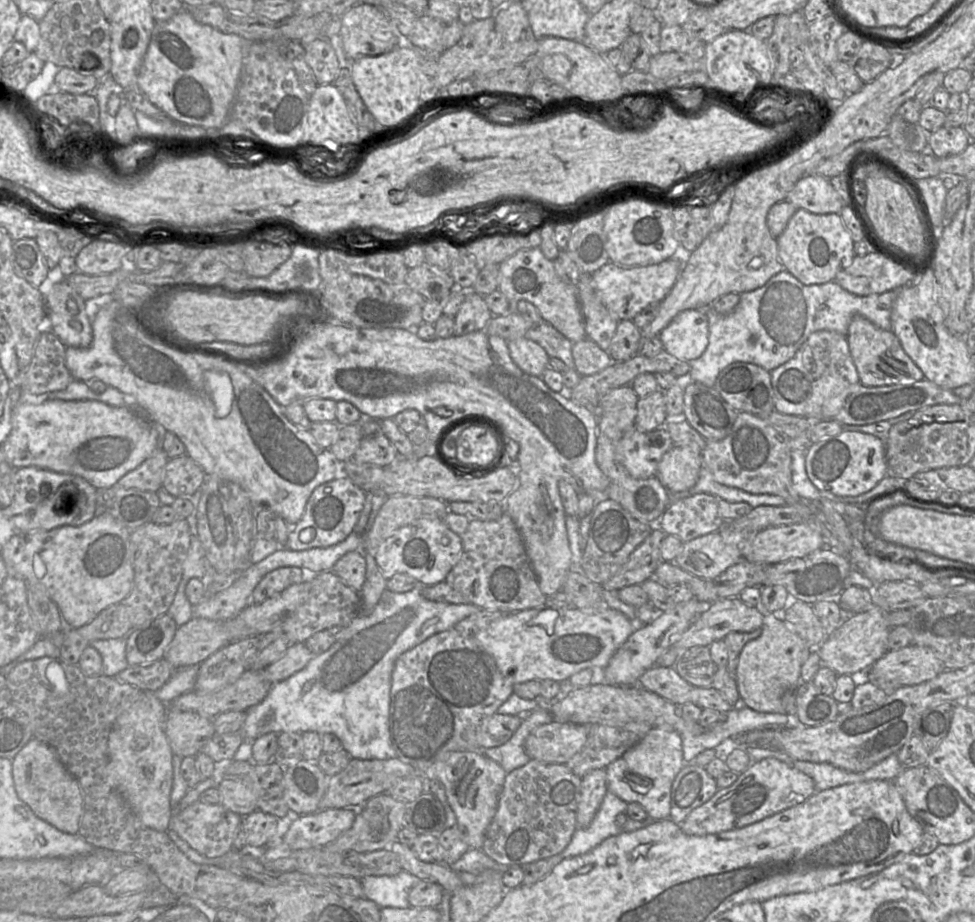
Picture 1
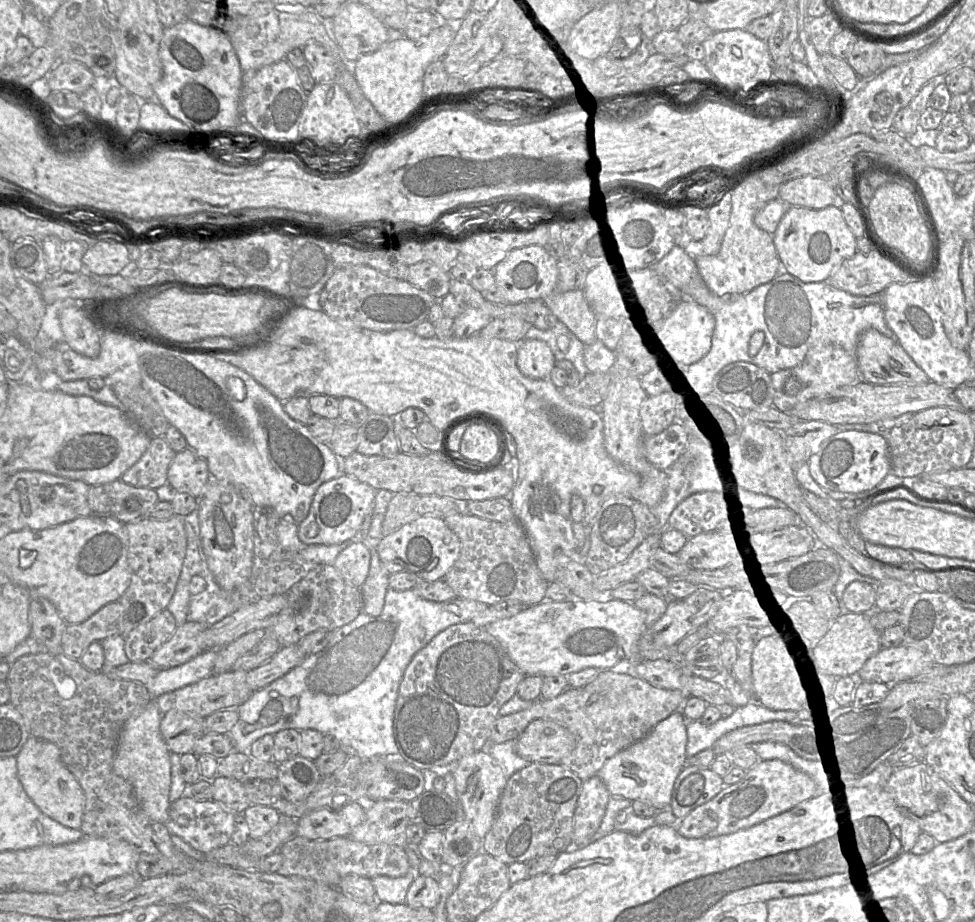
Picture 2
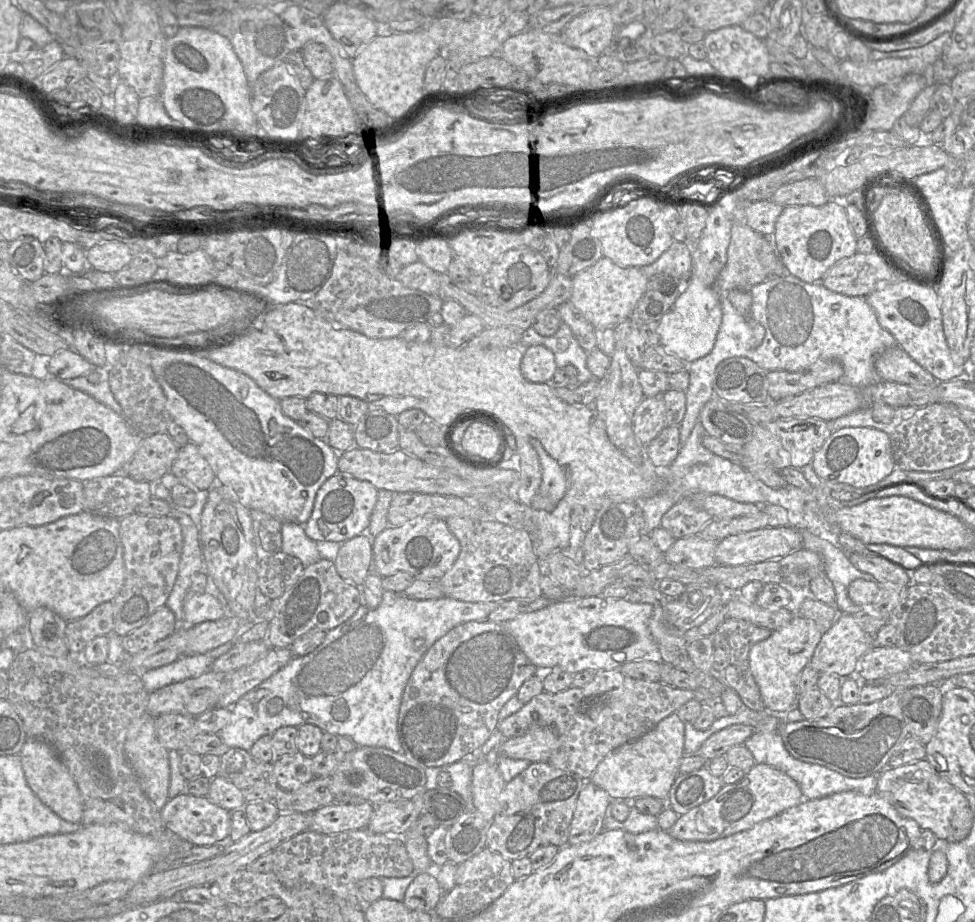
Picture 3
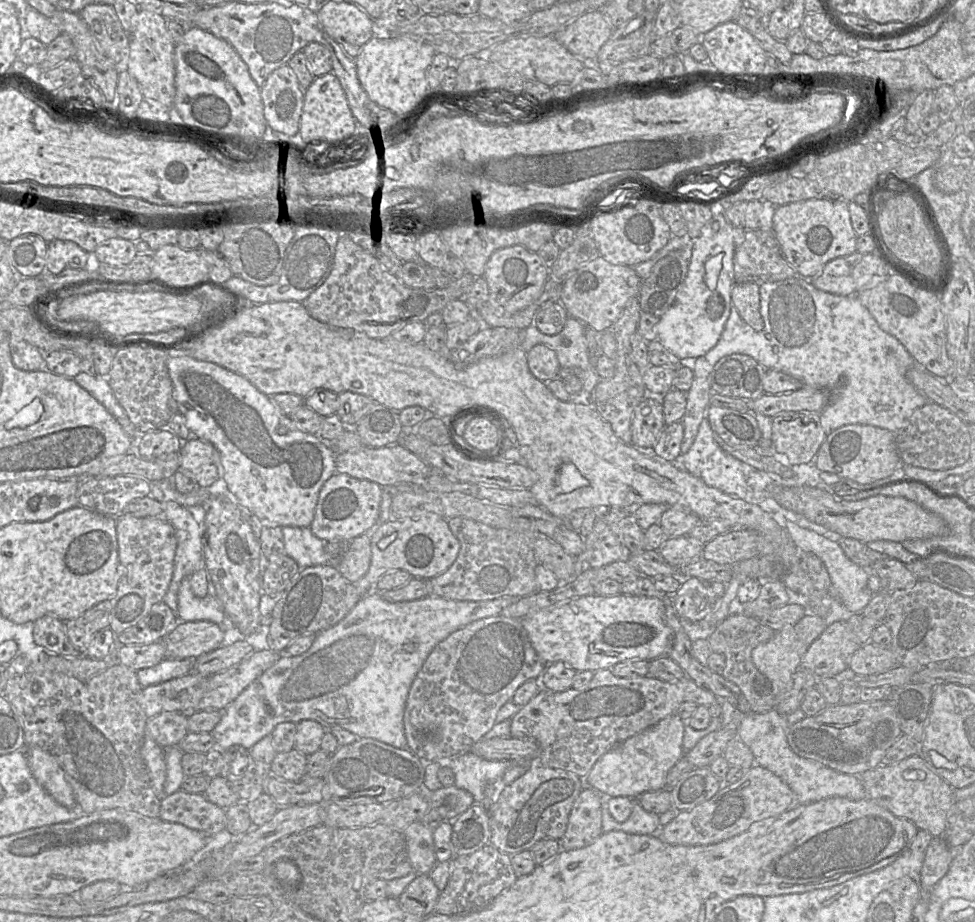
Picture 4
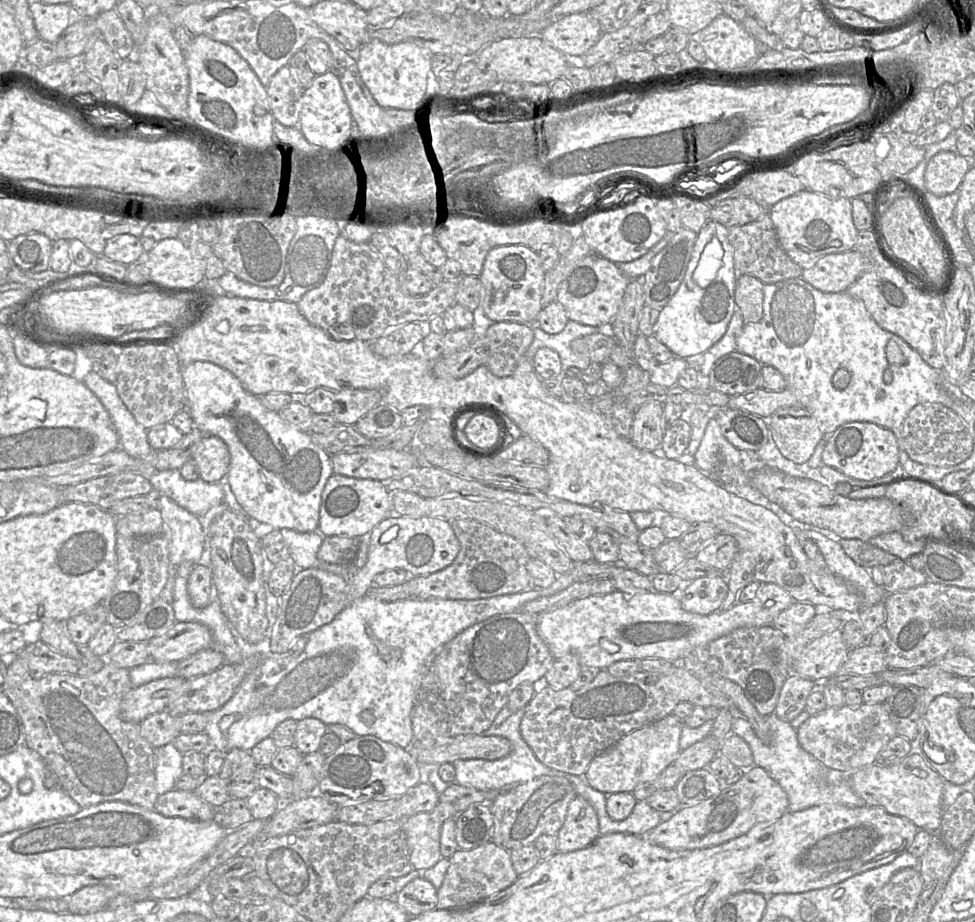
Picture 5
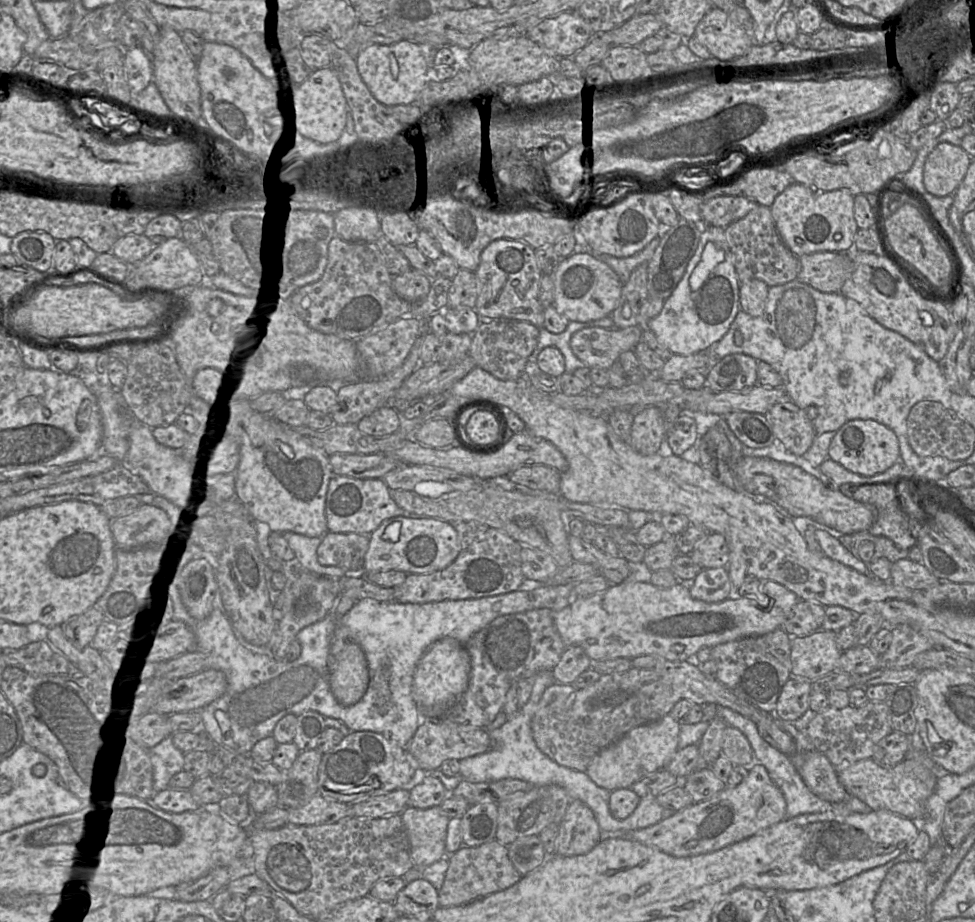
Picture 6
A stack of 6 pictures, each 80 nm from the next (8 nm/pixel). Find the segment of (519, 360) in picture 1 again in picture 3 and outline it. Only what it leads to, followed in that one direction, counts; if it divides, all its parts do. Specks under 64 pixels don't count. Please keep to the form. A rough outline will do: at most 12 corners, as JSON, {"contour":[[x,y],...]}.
{"contour":[[544,345],[523,347],[521,372],[551,383],[557,369]]}

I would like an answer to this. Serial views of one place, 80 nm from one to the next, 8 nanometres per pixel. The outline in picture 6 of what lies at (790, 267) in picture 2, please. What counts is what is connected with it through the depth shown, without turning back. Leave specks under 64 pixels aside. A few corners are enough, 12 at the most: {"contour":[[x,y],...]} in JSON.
{"contour":[[794,183],[770,211],[797,257],[850,252],[859,228],[847,189]]}

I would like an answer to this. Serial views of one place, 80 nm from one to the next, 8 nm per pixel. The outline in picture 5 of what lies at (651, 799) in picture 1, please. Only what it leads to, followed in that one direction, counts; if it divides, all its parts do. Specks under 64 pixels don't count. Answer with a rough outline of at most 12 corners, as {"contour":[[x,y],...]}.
{"contour":[[670,714],[593,758],[583,776],[606,795],[654,780],[681,752]]}

